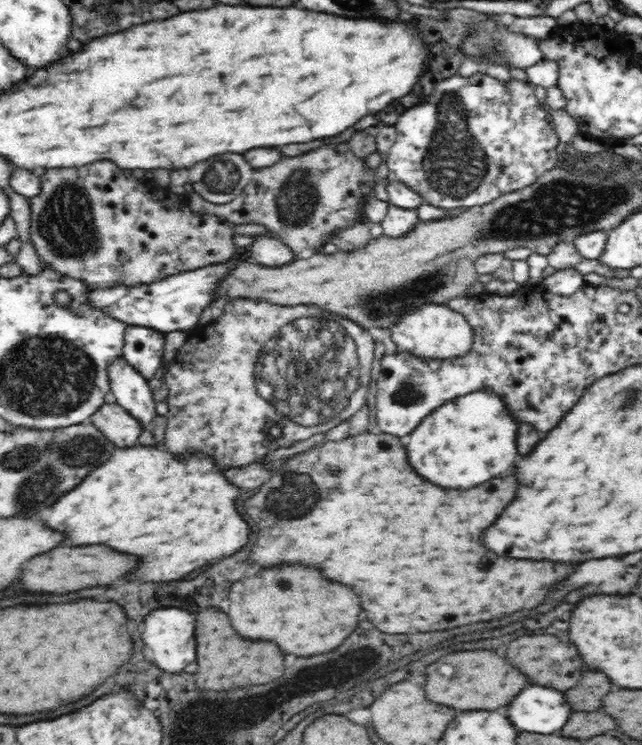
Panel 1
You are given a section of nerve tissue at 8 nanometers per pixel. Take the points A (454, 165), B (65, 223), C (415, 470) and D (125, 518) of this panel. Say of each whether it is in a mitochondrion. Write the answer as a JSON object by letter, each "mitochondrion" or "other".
{"A":"mitochondrion","B":"mitochondrion","C":"other","D":"other"}

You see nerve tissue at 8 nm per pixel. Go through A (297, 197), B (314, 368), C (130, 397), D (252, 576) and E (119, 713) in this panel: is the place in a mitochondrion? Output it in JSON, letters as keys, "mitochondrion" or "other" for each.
{"A":"mitochondrion","B":"mitochondrion","C":"other","D":"other","E":"other"}

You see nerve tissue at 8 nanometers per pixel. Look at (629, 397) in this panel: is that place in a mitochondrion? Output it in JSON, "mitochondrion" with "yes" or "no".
{"mitochondrion":"yes"}

